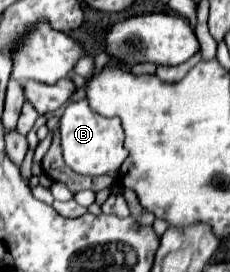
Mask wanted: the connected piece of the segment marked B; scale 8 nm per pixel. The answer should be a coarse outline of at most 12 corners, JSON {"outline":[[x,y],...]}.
{"outline":[[67,104],[65,164],[85,176],[117,172],[127,158],[119,118]]}

